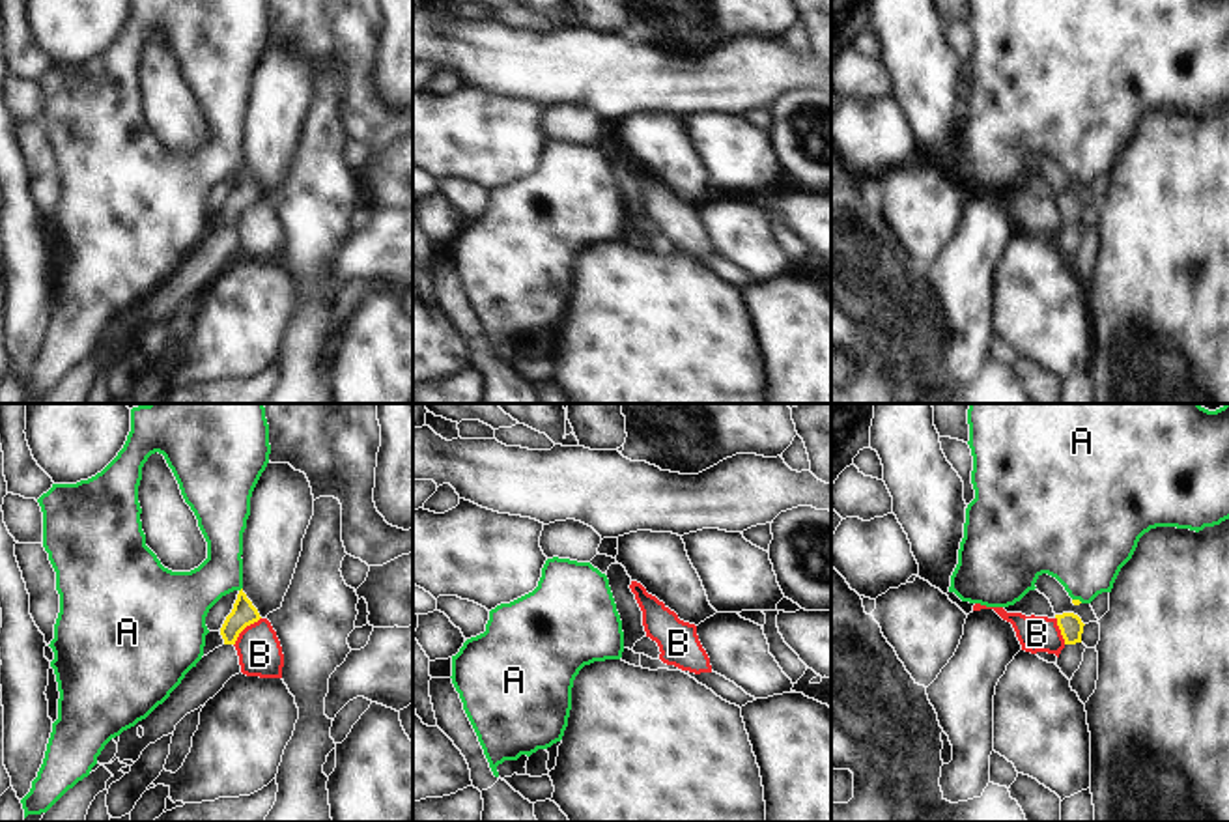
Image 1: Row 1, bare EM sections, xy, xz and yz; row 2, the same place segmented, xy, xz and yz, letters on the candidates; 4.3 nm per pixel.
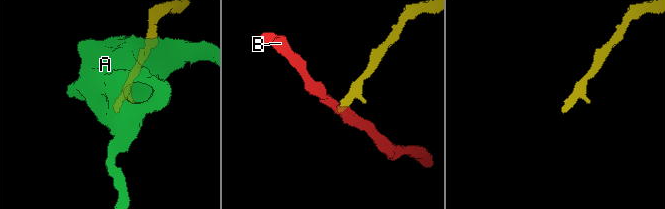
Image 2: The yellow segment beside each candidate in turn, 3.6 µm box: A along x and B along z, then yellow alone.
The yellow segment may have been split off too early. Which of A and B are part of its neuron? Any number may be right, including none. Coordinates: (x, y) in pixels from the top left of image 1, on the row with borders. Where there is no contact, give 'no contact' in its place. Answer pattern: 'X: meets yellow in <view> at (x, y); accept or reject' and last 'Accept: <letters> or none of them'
A: meets yellow in yz at (1078, 600); reject
B: meets yellow in xy at (243, 628); reject
Accept: none of them

